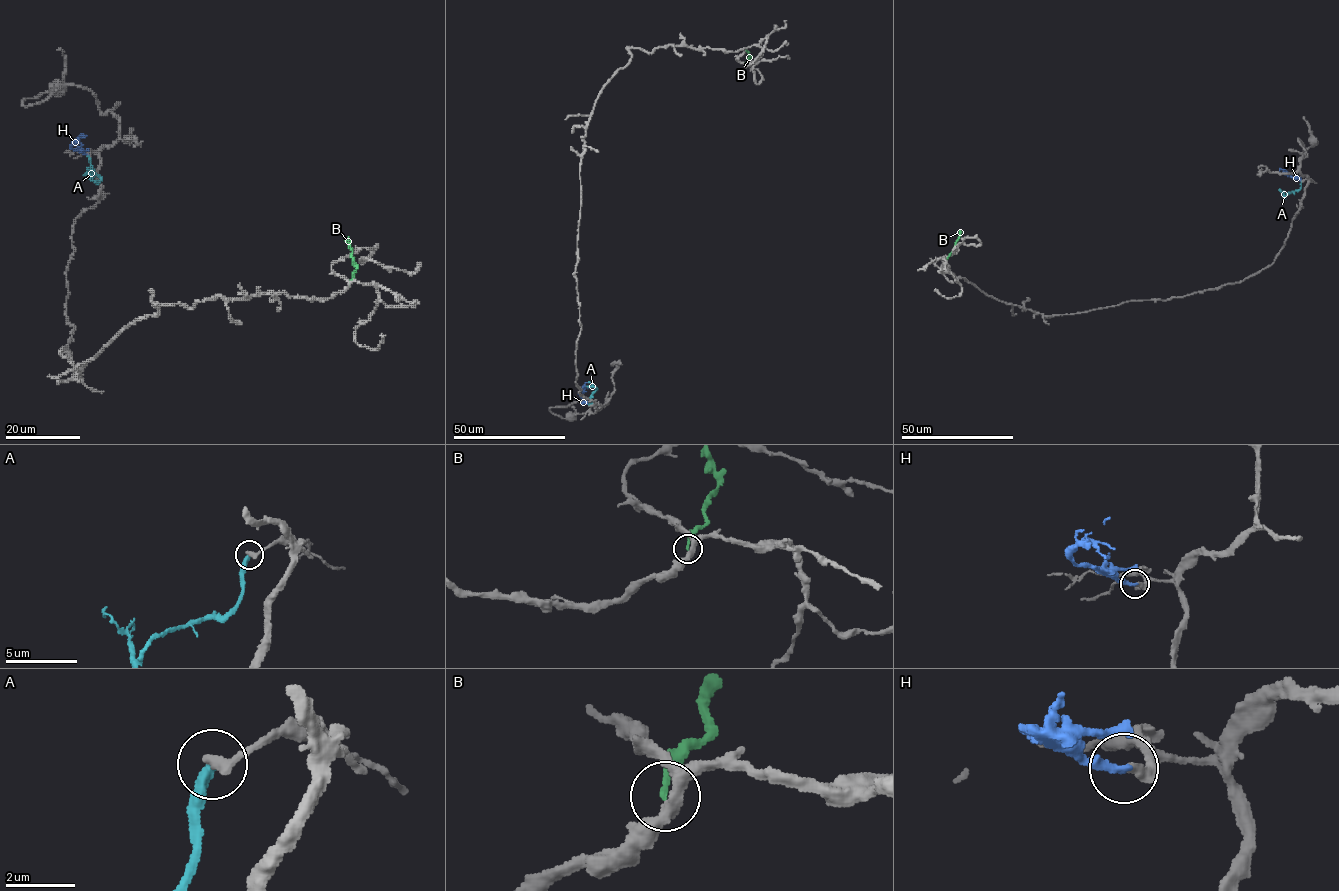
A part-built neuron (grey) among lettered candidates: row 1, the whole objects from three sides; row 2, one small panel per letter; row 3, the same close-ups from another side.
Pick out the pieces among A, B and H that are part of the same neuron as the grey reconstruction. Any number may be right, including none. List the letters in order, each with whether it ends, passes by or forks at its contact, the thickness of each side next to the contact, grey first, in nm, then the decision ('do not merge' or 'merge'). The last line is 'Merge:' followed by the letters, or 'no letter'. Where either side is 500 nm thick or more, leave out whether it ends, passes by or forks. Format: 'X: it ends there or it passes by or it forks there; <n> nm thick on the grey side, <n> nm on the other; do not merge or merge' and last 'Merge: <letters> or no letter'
A: it ends there; 320 nm thick on the grey side, 360 nm on the other; do not merge
B: it ends there; 400 nm thick on the grey side, 200 nm on the other; do not merge
H: it ends there; 280 nm thick on the grey side, 240 nm on the other; merge
Merge: H

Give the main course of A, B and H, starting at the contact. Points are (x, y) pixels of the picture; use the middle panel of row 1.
A: (589, 405), (590, 396), (596, 388), (589, 383)
B: (745, 49), (750, 57), (743, 63)
H: (589, 405), (579, 394), (587, 383)

